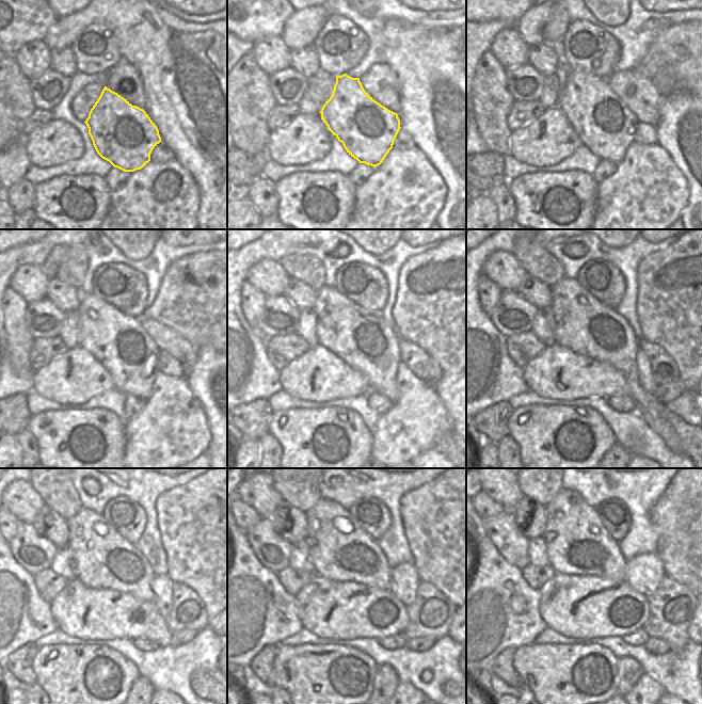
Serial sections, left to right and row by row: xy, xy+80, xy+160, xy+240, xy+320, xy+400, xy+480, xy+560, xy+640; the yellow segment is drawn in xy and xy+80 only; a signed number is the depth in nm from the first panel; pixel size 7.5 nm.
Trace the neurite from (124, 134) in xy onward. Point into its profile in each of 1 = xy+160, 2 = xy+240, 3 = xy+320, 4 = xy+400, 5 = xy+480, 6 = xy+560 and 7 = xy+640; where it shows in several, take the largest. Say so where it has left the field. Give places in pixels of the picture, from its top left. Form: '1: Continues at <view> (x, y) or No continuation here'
1: Continues at xy+160 (604, 124)
2: Continues at xy+240 (118, 342)
3: Continues at xy+320 (362, 339)
4: Continues at xy+400 (581, 323)
5: Continues at xy+480 (102, 559)
6: Continues at xy+560 (339, 550)
7: Continues at xy+640 (576, 543).

